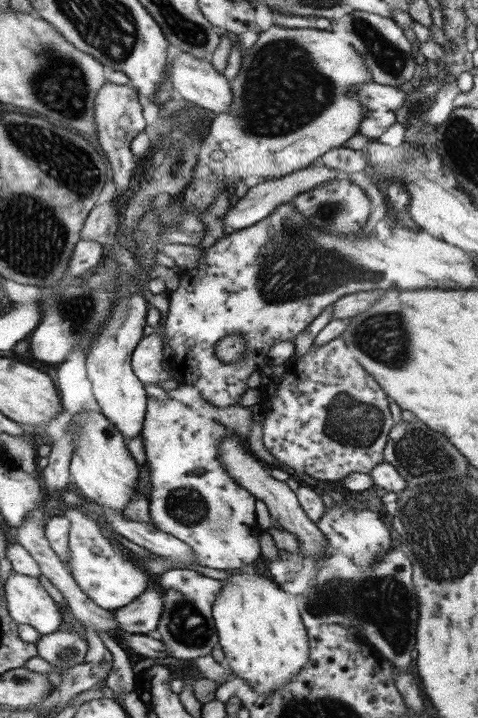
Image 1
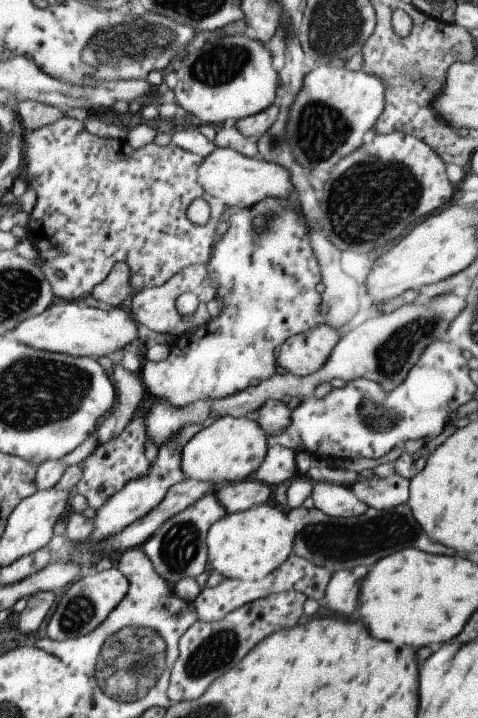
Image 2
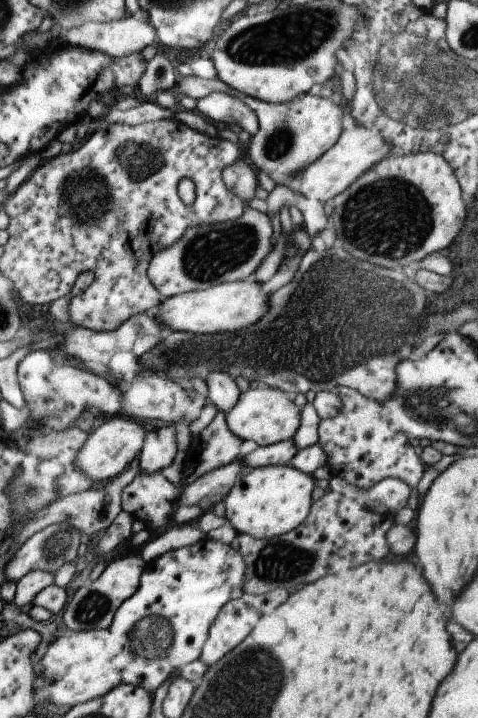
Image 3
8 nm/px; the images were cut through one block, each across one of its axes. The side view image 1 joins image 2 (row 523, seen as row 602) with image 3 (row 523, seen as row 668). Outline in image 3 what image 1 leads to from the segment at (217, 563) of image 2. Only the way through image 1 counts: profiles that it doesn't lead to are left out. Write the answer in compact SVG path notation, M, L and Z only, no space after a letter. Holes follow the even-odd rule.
M288 465L253 468L235 478L233 487L223 500L224 518L236 535L245 534L255 540L281 536L300 527L309 516L314 486L315 480L311 476Z

